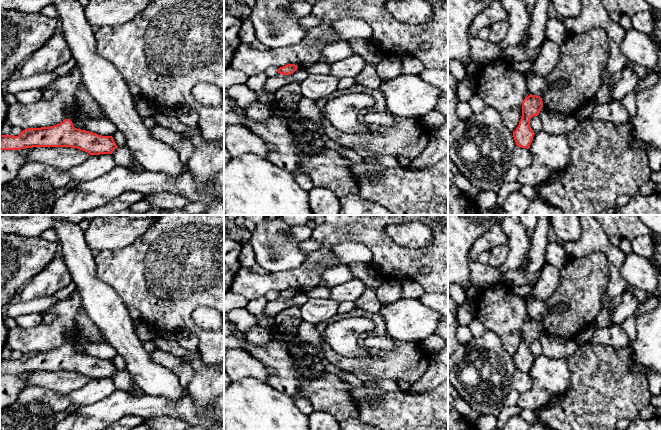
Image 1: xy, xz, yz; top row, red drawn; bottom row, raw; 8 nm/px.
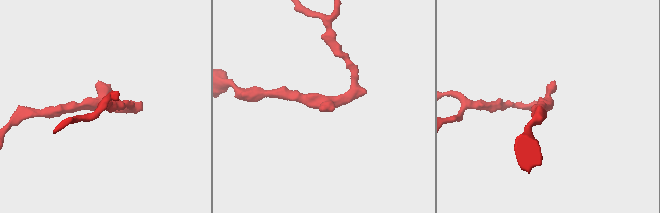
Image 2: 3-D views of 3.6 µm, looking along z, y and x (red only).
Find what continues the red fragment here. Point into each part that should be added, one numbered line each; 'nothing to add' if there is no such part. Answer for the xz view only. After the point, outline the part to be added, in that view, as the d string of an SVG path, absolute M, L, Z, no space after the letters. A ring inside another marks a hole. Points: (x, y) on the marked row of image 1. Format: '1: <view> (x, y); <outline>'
nothing to add

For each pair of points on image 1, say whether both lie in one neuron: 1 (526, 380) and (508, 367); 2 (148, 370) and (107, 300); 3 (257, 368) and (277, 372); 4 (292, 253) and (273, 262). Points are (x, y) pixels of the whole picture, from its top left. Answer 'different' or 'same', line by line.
1: different
2: same
3: different
4: same

